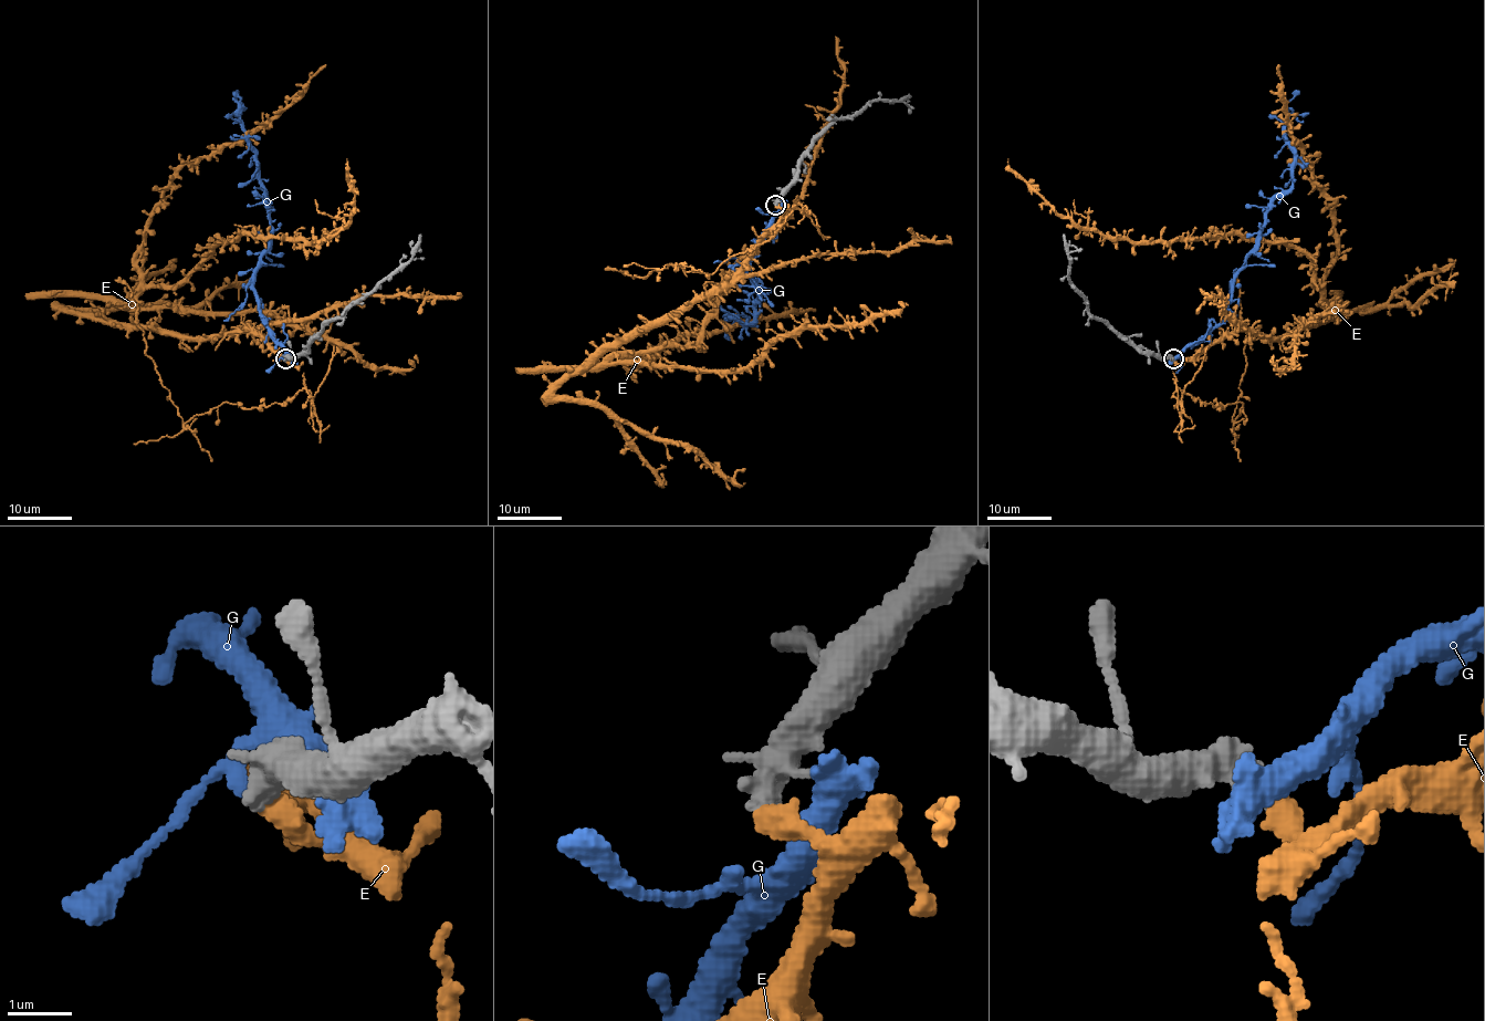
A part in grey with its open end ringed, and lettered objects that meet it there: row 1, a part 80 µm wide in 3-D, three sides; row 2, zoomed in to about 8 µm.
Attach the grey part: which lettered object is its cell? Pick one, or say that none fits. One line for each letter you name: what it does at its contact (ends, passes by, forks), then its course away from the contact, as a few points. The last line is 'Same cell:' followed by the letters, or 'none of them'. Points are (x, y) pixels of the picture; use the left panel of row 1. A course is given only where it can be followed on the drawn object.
Same cell: none of them

